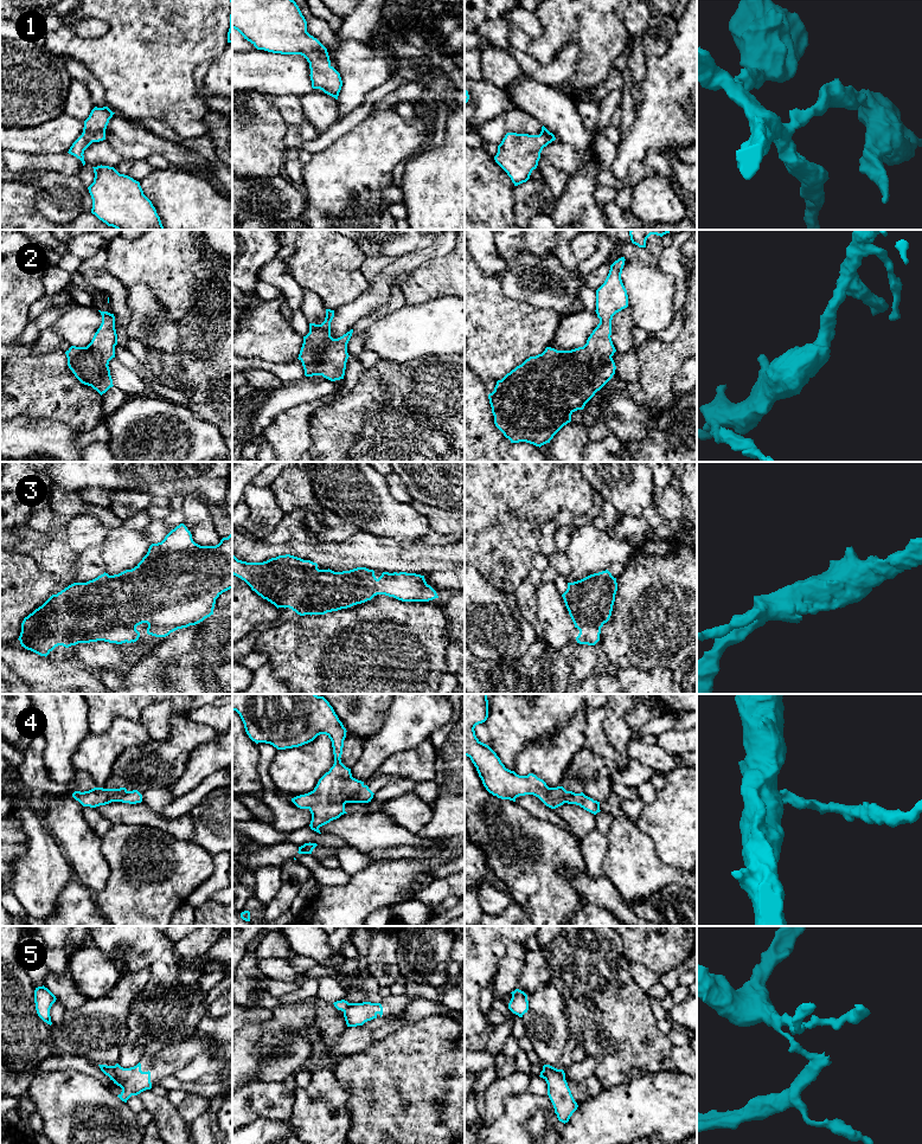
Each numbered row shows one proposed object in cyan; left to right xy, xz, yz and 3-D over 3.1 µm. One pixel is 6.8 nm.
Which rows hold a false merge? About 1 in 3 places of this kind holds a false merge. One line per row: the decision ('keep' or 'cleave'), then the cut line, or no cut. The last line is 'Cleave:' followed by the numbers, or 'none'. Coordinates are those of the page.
1: keep | no cut
2: keep | no cut
3: keep | no cut
4: keep | no cut
5: cleave | xy (111, 1066), (113, 1079)
Cleave: 5

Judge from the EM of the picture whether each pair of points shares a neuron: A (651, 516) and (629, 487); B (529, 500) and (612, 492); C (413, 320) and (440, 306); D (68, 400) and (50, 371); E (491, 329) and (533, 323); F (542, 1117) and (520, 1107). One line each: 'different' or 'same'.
A: different
B: different
C: same
D: same
E: same
F: same

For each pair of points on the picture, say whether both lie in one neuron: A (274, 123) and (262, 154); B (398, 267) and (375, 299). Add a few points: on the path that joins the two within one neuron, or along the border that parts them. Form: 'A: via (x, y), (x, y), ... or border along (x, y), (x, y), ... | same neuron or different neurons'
A: via (267, 130), (262, 135), (262, 147) | same neuron
B: via (390, 275), (379, 286), (378, 290) | same neuron

